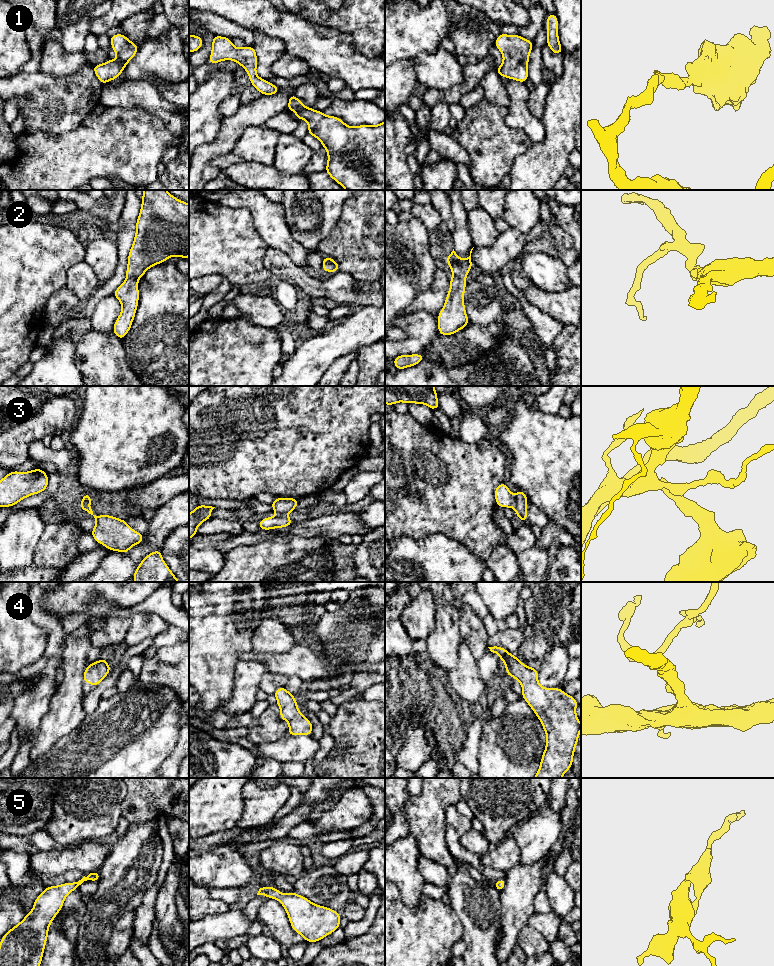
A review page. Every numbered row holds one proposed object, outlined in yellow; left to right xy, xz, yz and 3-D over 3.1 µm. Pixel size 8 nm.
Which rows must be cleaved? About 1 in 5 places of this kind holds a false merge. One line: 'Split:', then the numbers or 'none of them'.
Split: 3

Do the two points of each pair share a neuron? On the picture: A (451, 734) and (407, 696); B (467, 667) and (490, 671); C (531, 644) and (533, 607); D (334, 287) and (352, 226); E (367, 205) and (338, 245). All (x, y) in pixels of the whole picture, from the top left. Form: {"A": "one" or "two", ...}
{"A": "one", "B": "two", "C": "one", "D": "two", "E": "one"}

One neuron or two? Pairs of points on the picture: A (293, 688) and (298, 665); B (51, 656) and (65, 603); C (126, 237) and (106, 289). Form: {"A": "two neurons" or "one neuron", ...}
{"A": "two neurons", "B": "two neurons", "C": "one neuron"}

